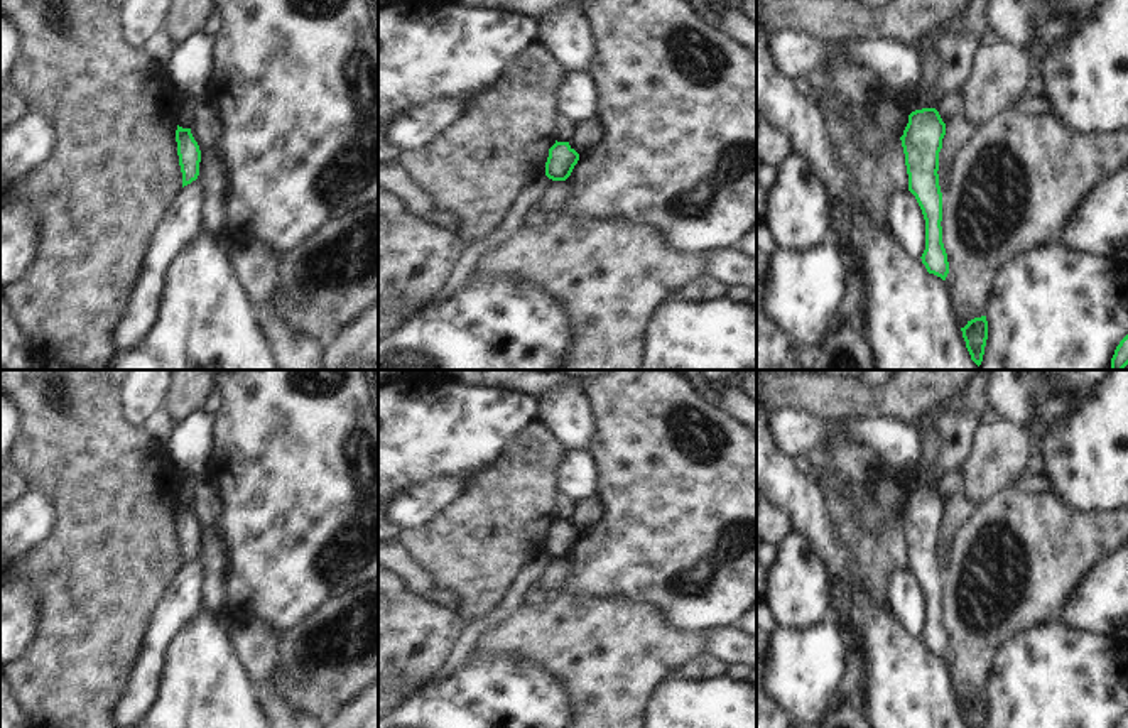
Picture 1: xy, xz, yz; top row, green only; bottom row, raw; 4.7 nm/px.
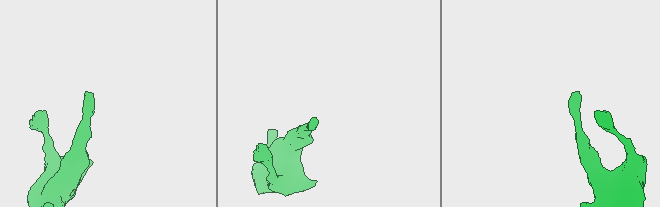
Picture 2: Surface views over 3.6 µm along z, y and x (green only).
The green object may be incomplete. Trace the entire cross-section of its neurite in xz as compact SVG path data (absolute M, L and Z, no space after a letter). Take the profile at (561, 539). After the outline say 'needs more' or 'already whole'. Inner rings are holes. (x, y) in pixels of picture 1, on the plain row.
M556 519L556 522L549 527L545 554L552 559L566 559L578 539L579 532L569 524L569 520Z | already whole

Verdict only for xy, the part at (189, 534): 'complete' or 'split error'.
complete

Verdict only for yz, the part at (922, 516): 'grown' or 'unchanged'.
unchanged

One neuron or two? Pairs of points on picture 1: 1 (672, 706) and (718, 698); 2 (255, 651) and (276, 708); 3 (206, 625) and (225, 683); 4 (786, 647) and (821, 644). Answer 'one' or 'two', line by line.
1: one
2: one
3: one
4: one

